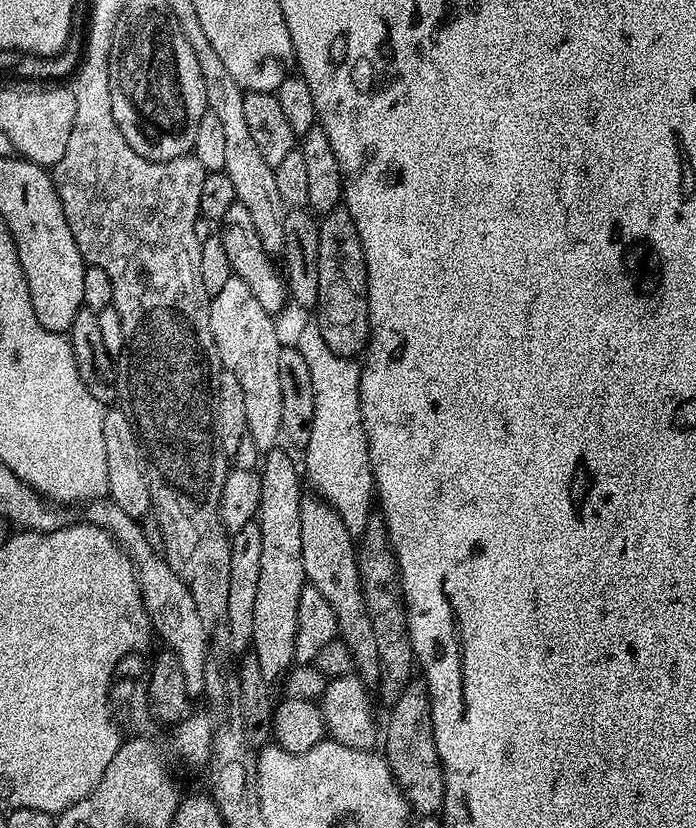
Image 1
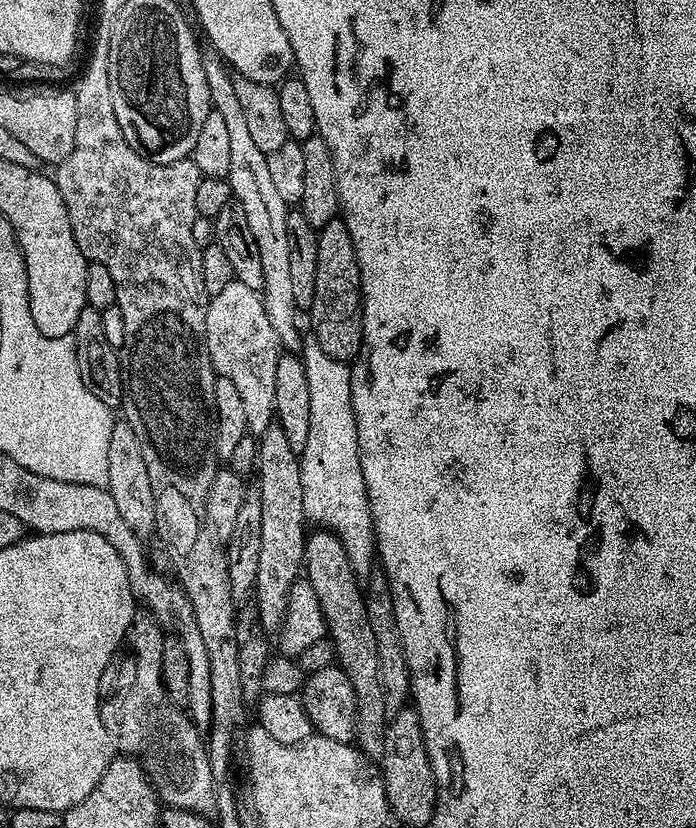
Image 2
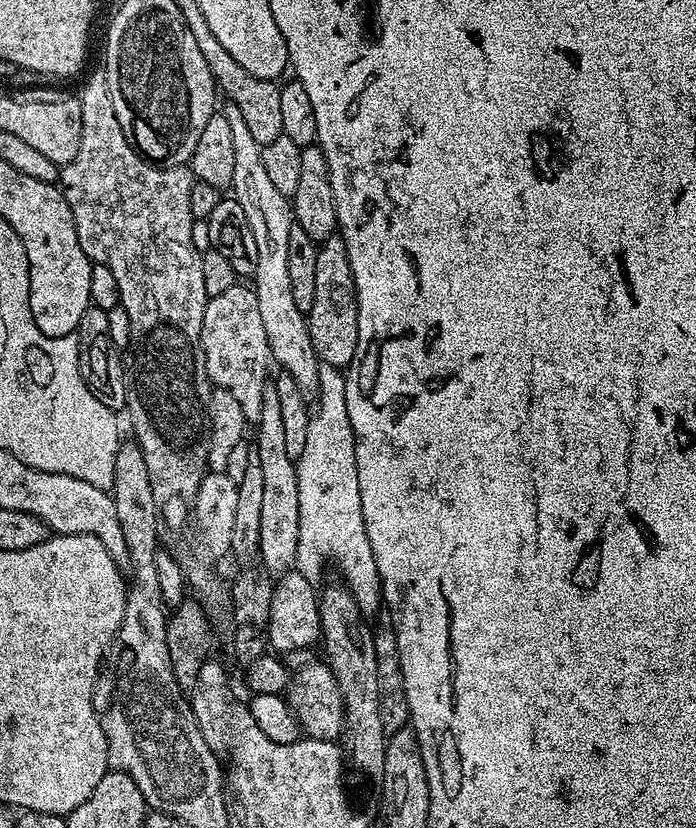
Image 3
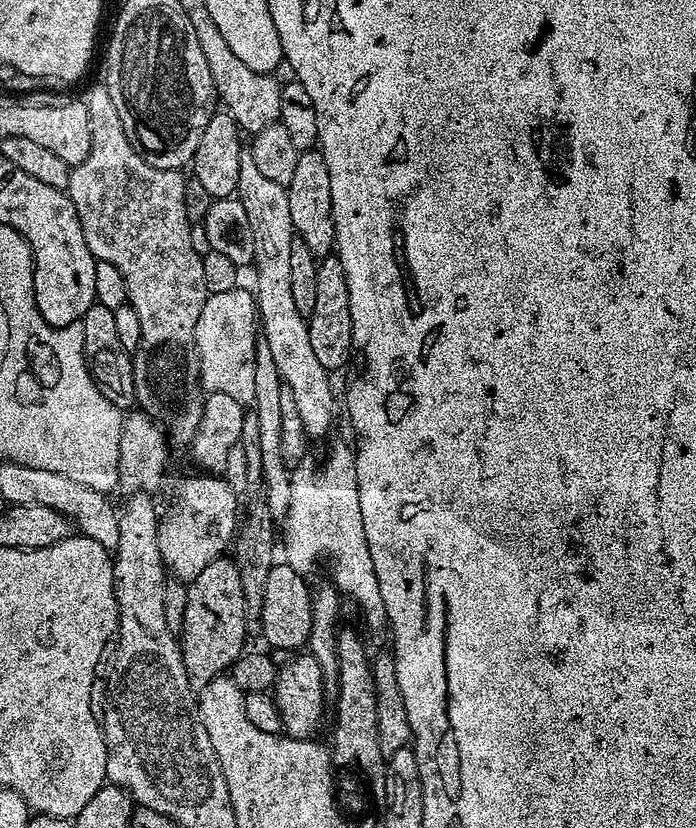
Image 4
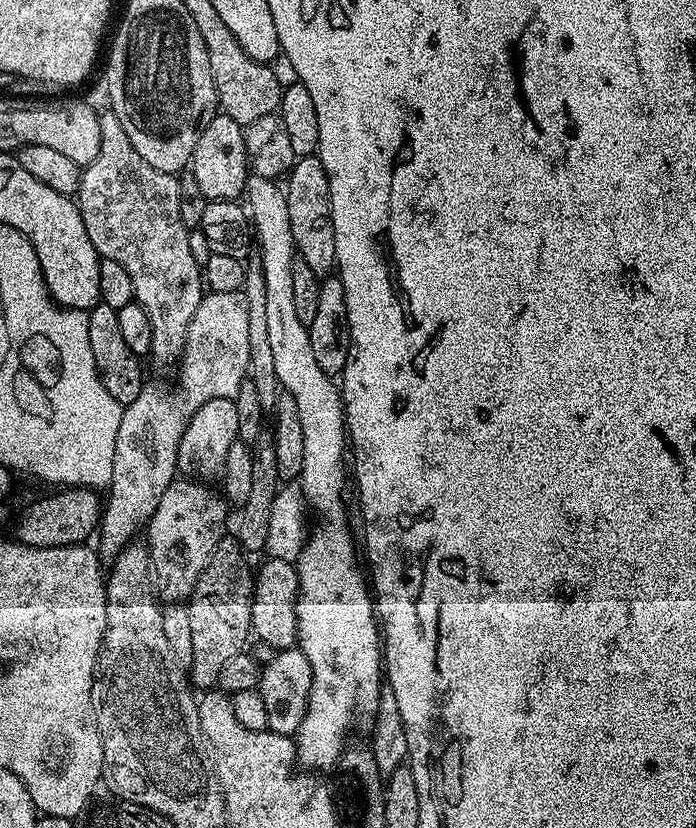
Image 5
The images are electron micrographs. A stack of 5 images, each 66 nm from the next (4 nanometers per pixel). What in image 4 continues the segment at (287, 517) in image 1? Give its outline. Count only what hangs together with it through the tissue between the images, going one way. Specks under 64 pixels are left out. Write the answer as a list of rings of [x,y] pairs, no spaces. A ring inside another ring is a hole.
[[[263,338],[257,339],[254,354],[254,398],[251,411],[258,414],[258,438],[262,449],[262,498],[270,510],[273,521],[283,521],[290,510],[290,469],[282,462],[282,413],[280,413],[280,391],[284,381],[278,374],[278,365],[270,354]]]

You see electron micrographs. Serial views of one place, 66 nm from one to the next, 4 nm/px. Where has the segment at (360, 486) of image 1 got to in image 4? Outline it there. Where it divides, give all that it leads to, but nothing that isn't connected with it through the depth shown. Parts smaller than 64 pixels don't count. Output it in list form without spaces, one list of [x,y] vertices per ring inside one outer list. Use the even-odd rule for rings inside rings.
[[[336,440],[329,446],[321,464],[312,459],[305,458],[297,468],[291,469],[290,510],[282,521],[283,563],[299,572],[311,574],[316,563],[323,556],[328,556],[332,563],[331,583],[360,607],[367,643],[373,649],[383,649],[389,643],[390,629],[382,590],[378,587],[378,574],[374,574],[374,562],[370,558],[370,546],[366,546],[366,530],[362,530],[356,453],[349,445],[347,448],[342,441]]]

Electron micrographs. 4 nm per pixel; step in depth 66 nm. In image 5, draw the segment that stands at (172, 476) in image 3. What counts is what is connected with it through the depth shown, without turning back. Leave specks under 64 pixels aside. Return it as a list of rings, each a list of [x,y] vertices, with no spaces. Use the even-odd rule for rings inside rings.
[[[112,111],[100,112],[100,130],[102,144],[98,146],[98,158],[83,165],[80,191],[74,199],[80,206],[82,223],[86,225],[86,234],[90,234],[90,242],[94,242],[96,253],[103,259],[120,263],[130,274],[130,282],[134,282],[135,303],[144,307],[146,318],[150,320],[151,359],[160,364],[168,364],[173,359],[173,363],[183,353],[194,310],[198,310],[206,295],[201,261],[196,261],[192,253],[192,240],[188,237],[191,236],[190,230],[178,214],[180,181],[173,173],[154,170],[150,162],[139,156],[138,150],[130,146],[130,138],[126,138],[122,122],[118,122]]]

